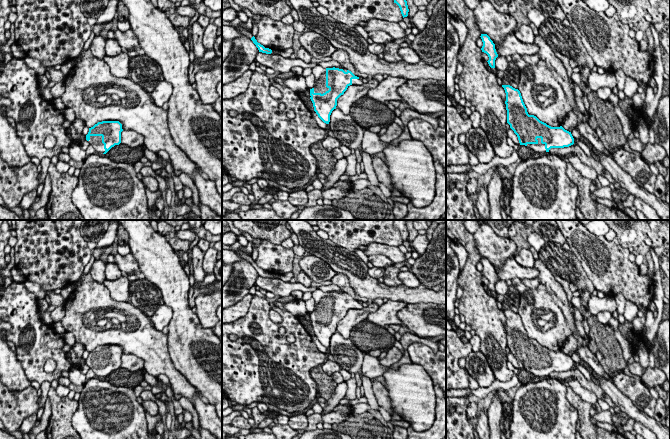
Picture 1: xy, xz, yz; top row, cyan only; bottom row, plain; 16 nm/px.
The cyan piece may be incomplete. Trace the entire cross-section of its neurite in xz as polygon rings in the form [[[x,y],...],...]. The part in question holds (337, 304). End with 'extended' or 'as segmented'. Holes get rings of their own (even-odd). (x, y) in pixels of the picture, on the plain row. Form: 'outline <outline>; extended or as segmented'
outline [[[317,289],[312,292],[312,298],[315,300],[315,309],[310,313],[310,323],[314,335],[324,347],[329,348],[337,323],[350,309],[362,309],[363,305],[343,290],[339,293]]]; extended

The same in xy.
outline [[[102,345],[89,352],[86,364],[96,377],[106,378],[121,367],[122,348],[119,345]]]; extended

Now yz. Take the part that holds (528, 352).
outline [[[510,309],[502,311],[506,317],[507,347],[517,359],[520,369],[542,378],[551,372],[564,372],[574,368],[571,356],[562,350],[551,351],[536,340],[529,339],[518,313]]]; extended

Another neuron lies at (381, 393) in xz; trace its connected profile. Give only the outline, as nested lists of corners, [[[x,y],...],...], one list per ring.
[[[373,379],[372,389],[377,399],[379,407],[382,407],[388,413],[393,414],[391,399],[389,397],[388,390],[384,387],[384,385]]]

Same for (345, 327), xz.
[[[371,303],[362,309],[350,309],[347,314],[337,323],[337,330],[345,339],[349,338],[354,331],[356,325],[363,323],[367,319],[368,314],[377,311],[379,306]]]

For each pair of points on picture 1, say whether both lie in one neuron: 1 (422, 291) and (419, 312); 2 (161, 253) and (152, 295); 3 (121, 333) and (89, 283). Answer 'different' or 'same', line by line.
1: different
2: different
3: same

